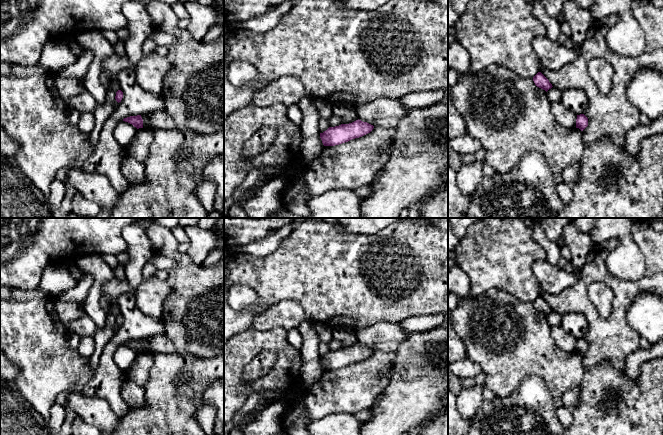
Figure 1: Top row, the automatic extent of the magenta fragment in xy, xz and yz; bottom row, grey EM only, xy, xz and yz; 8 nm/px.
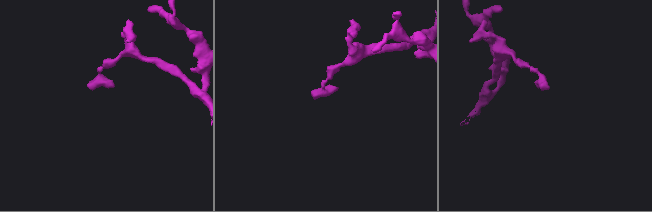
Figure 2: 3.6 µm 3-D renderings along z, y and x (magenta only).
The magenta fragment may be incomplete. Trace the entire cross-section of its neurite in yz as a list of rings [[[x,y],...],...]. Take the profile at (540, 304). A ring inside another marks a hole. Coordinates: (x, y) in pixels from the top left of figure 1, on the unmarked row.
[[[538,296],[533,301],[533,305],[537,311],[545,314],[546,316],[553,311],[549,304],[541,296]]]

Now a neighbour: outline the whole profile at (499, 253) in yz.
[[[479,218],[471,224],[460,244],[453,251],[455,264],[470,278],[470,296],[479,297],[492,288],[502,289],[523,302],[533,302],[539,296],[540,285],[532,267],[536,261],[547,260],[546,251],[533,240],[532,218]]]

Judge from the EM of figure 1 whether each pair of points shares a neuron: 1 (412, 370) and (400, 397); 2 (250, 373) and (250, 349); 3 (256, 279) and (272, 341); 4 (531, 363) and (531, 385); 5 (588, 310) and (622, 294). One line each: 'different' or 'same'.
1: same
2: different
3: different
4: different
5: same

